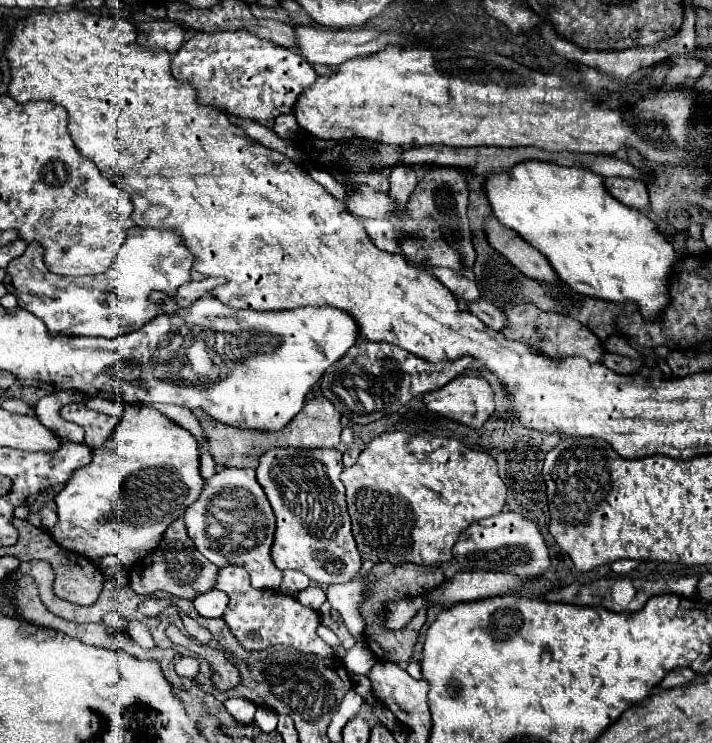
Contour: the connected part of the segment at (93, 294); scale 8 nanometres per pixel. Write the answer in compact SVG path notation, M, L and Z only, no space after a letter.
M133 228L119 250L115 266L101 276L59 276L47 272L43 264L43 246L31 242L27 250L7 266L11 284L15 288L19 308L33 312L45 322L49 332L63 336L99 336L115 338L135 328L141 328L155 316L163 314L161 304L149 302L151 292L163 292L175 298L177 288L193 282L191 264L193 254L175 232L153 228Z

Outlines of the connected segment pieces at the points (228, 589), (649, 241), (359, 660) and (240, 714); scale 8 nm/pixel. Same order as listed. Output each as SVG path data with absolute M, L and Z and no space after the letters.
M241 566L219 568L217 578L215 578L215 588L223 590L229 596L229 606L223 614L223 620L245 650L261 652L267 646L283 644L283 646L295 648L305 654L315 654L319 658L335 656L333 648L317 636L317 626L321 624L317 610L307 608L299 600L295 600L287 594L281 594L281 592L251 588L249 574L245 572L245 568L241 568Z
M525 160L509 172L489 174L483 188L495 218L545 254L559 278L575 292L611 302L637 302L641 314L649 318L665 308L665 300L669 300L669 268L673 268L679 256L643 212L621 204L607 192L603 176L587 168L565 168L551 162Z
M357 642L355 648L351 648L351 650L345 654L345 658L341 660L341 664L345 666L345 670L347 670L351 676L367 676L375 662L377 662L377 660L375 660L373 652L367 648L365 642Z
M229 698L225 702L225 708L229 710L229 714L233 714L233 718L237 722L243 722L243 724L251 724L255 710L257 710L257 706L249 704L249 700L241 700L241 698Z

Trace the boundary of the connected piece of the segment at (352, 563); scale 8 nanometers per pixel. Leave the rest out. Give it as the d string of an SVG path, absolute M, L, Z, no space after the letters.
M273 448L259 458L257 482L265 490L271 508L277 518L275 544L273 544L273 562L279 570L301 570L313 582L321 586L331 586L335 582L351 582L361 570L361 554L355 546L351 534L351 520L345 506L345 488L339 480L343 470L341 450L337 448Z

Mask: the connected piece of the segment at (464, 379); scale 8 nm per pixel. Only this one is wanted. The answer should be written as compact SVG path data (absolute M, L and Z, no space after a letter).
M469 374L457 376L443 388L425 394L423 402L431 412L471 428L481 428L495 412L495 400L489 382L481 376Z

